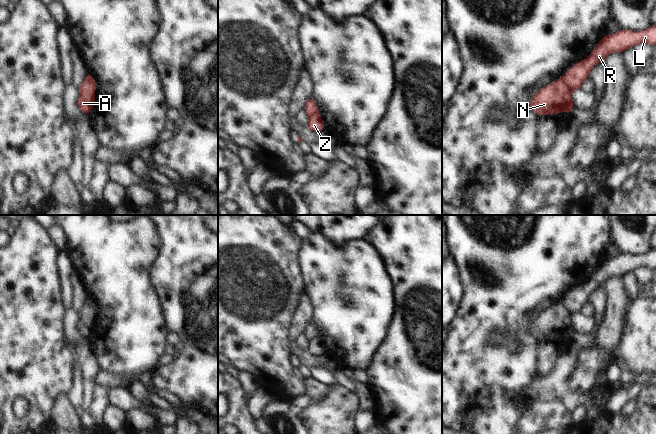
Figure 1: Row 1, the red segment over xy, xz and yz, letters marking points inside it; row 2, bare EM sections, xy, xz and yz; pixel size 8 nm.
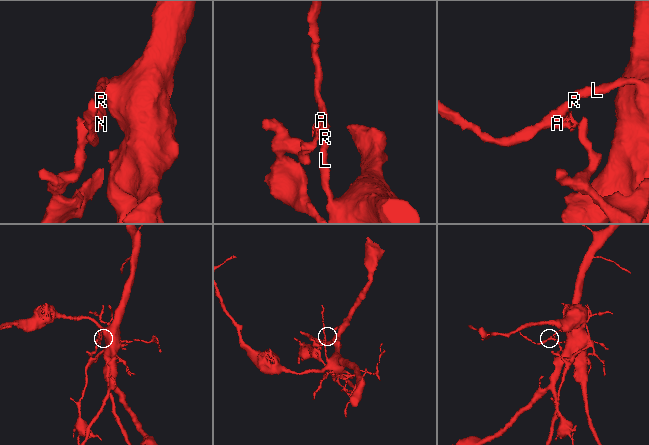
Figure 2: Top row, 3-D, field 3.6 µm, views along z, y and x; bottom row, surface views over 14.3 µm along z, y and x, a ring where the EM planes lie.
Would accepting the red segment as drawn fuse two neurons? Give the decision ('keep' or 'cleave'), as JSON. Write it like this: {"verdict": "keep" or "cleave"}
{"verdict": "cleave"}

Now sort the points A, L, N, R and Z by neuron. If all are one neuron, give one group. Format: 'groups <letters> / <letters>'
groups A N / L R Z

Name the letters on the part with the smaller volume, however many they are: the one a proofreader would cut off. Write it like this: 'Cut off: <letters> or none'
Cut off: A, N

